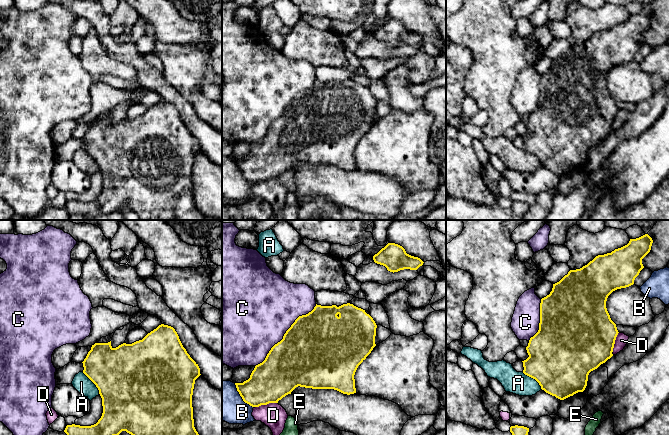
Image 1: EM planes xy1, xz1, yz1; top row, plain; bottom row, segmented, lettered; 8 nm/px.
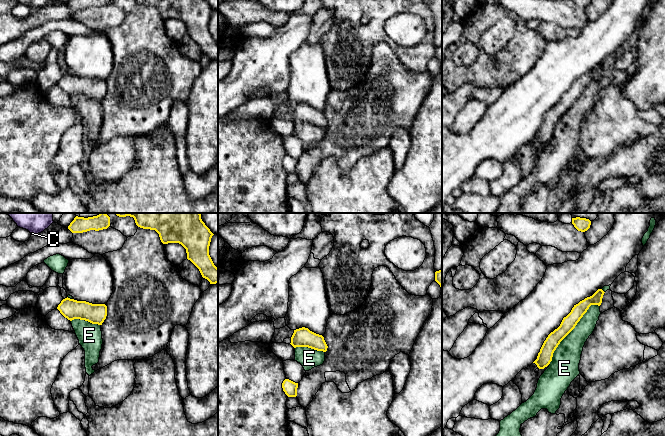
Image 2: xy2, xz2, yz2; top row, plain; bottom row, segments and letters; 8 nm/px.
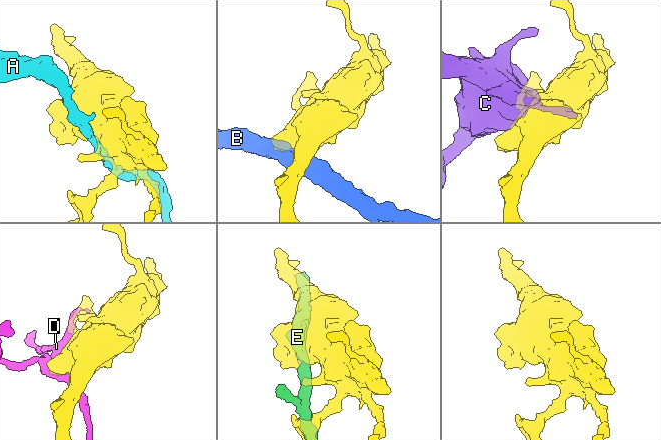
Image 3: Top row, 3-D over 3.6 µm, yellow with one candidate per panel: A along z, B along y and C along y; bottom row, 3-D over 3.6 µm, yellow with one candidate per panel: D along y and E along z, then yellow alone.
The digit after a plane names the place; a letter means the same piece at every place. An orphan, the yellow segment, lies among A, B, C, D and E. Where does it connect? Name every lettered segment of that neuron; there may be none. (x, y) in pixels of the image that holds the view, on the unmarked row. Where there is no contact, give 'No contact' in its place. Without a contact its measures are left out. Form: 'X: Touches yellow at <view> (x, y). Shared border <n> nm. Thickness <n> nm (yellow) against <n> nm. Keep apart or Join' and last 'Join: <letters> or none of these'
A: Touches yellow at yz1 (533, 154). Shared border 220 nm. Thickness 480 nm (yellow) against 180 nm. Keep apart
B: Touches yellow at xz1 (241, 172). Shared border 260 nm. Thickness 320 nm (yellow) against 300 nm. Keep apart
C: Touches yellow at xz1 (284, 110). Shared border 700 nm. Thickness 500 nm (yellow) against 500 nm. Join
D: Touches yellow at xz1 (266, 180). Shared border 190 nm. Thickness 340 nm (yellow) against 200 nm. Keep apart
E: Touches yellow at yz2 (572, 105). Shared border 600 nm. Thickness 120 nm (yellow) against 220 nm. Keep apart
Join: C

